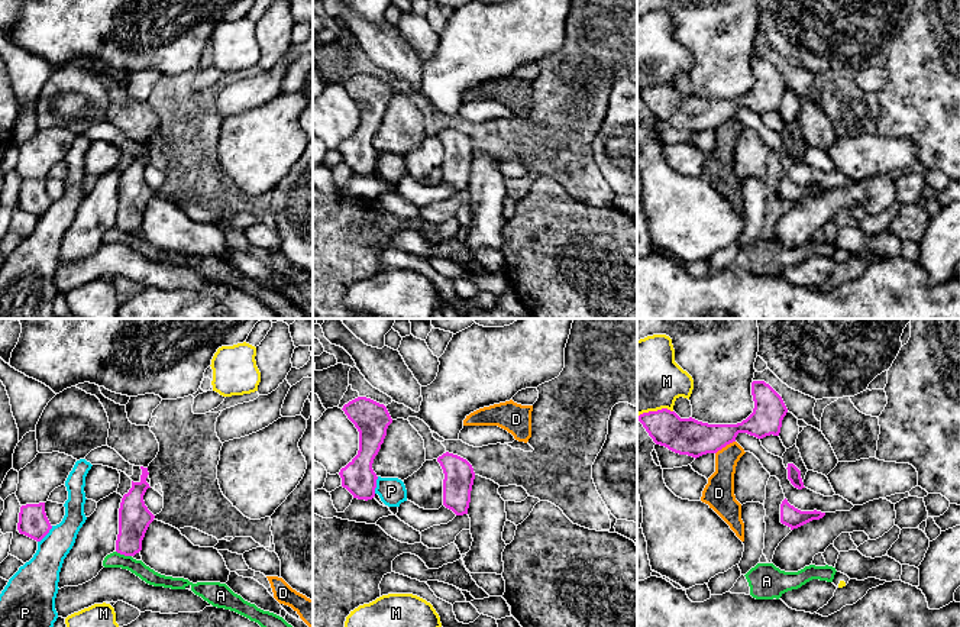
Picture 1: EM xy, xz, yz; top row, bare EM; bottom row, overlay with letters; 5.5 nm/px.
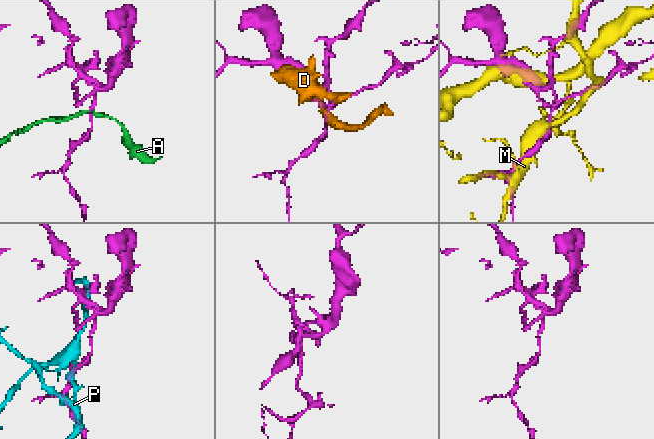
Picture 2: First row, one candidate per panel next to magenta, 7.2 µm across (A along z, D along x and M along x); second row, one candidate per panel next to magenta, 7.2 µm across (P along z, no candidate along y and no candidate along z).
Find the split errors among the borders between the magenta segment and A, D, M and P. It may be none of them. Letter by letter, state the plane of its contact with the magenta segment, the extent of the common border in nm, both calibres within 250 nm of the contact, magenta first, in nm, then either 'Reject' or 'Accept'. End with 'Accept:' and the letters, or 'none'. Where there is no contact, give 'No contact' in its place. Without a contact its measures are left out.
A: Touches magenta in xy. Shared border 90 nm. Thickness 180 nm (magenta) against 90 nm. Reject
D: Touches magenta in yz. Shared border 130 nm. Thickness 200 nm (magenta) against 160 nm. Reject
M: Touches magenta in yz. Shared border 190 nm. Thickness 200 nm (magenta) against 400 nm. Reject
P: Touches magenta in xy. Shared border 130 nm. Thickness 160 nm (magenta) against 220 nm. Reject
Accept: none

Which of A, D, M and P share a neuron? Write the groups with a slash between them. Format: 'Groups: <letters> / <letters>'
Groups: A / D / M / P

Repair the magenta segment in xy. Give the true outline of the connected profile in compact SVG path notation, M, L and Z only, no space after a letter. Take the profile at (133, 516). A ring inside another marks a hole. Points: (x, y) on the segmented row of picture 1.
M140 466L139 482L132 481L132 488L123 495L119 508L119 534L116 552L125 556L135 556L142 550L142 540L155 516L148 510L143 495L149 487L148 468Z

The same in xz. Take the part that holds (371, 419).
M358 397L342 408L359 432L358 455L340 469L342 487L353 498L372 500L376 488L376 474L372 469L375 456L387 436L392 418L384 404L366 397Z

